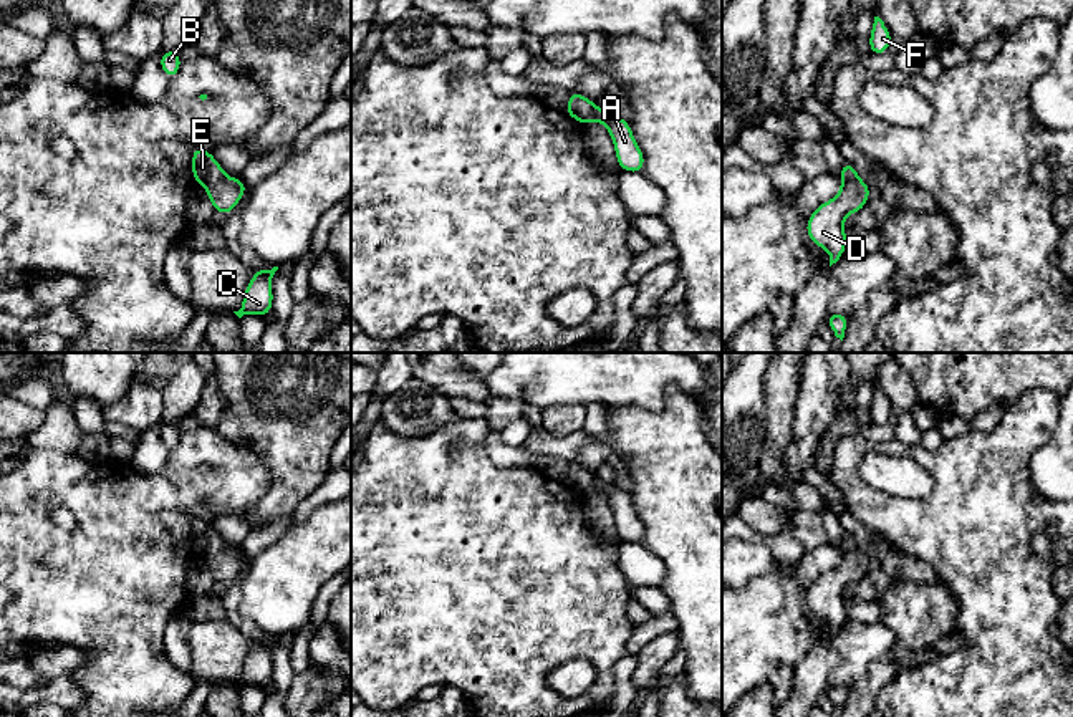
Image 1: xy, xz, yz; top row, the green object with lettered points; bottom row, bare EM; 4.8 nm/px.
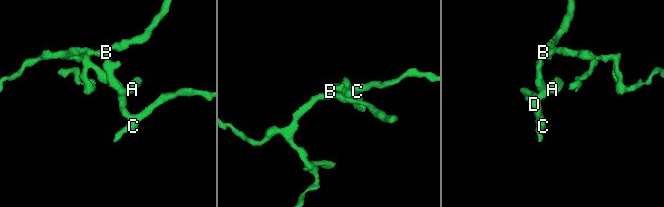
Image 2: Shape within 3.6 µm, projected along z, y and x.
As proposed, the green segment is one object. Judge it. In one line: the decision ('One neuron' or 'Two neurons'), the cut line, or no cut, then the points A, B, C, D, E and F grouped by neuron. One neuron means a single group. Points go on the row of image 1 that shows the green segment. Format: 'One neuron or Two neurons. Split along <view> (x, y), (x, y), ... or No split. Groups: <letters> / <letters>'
Two neurons. Split along xy (224, 176), (207, 189). Groups: A C D / B E F

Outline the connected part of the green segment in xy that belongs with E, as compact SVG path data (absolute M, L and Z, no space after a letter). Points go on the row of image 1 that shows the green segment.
M194 147L192 149L192 177L204 189L212 189L225 177L225 172L224 172L224 167L214 159L212 152L202 147Z

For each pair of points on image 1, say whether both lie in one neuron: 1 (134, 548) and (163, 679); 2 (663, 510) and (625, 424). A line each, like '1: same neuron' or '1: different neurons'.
1: same neuron
2: same neuron

